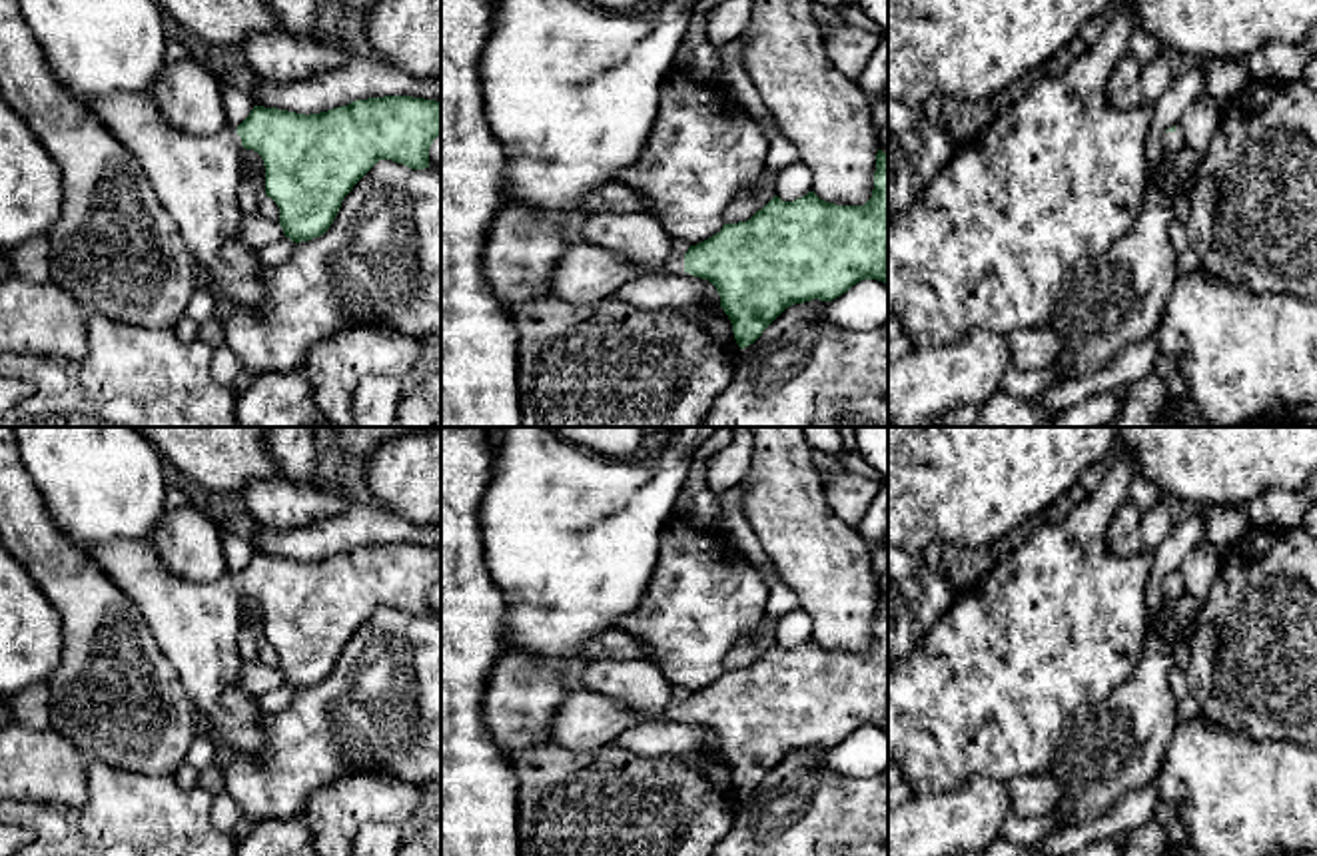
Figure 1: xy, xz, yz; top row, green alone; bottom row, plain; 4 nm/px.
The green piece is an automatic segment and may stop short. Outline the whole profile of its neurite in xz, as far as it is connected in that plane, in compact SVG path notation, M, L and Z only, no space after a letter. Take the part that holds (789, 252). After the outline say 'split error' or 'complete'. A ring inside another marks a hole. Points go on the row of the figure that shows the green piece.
M878 150L874 190L864 206L836 206L820 200L814 192L794 202L774 196L750 219L724 223L718 233L690 245L684 255L672 249L658 273L682 269L708 279L720 295L720 307L732 323L738 347L744 349L794 303L832 301L862 279L886 283L886 263L888 154Z | split error

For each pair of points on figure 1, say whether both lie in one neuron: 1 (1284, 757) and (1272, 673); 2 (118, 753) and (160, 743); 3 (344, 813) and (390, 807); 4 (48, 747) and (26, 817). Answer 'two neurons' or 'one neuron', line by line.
1: two neurons
2: one neuron
3: one neuron
4: two neurons

